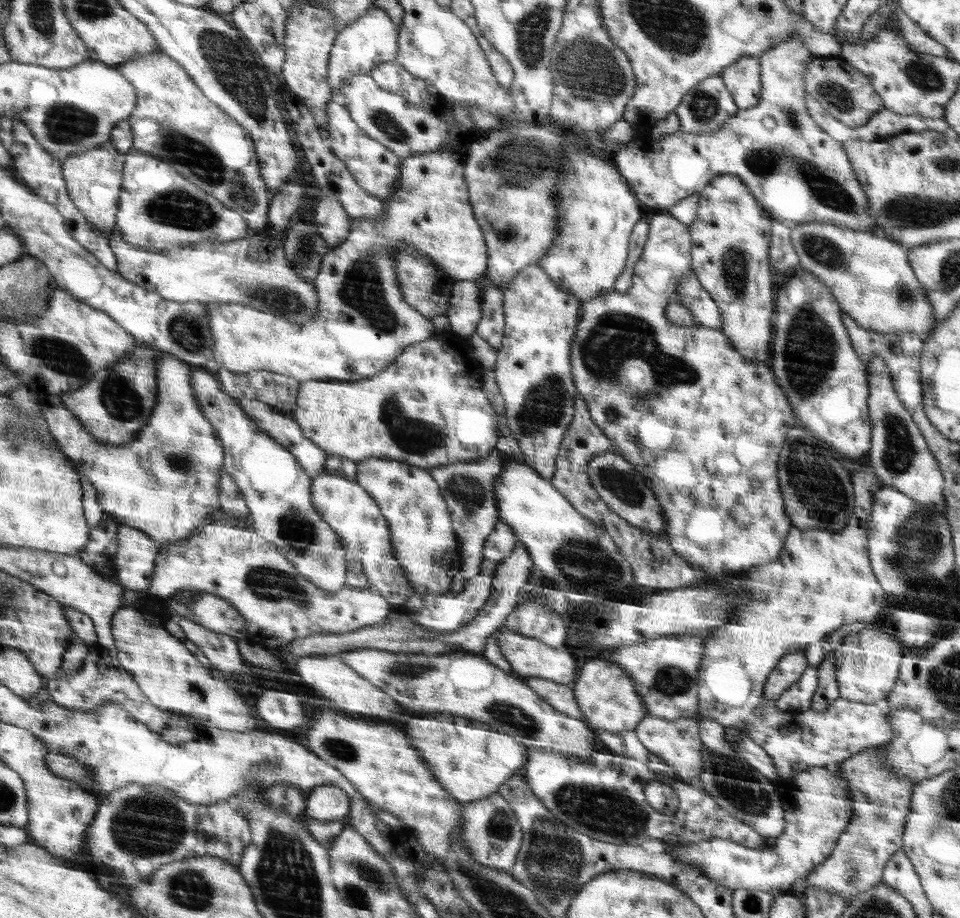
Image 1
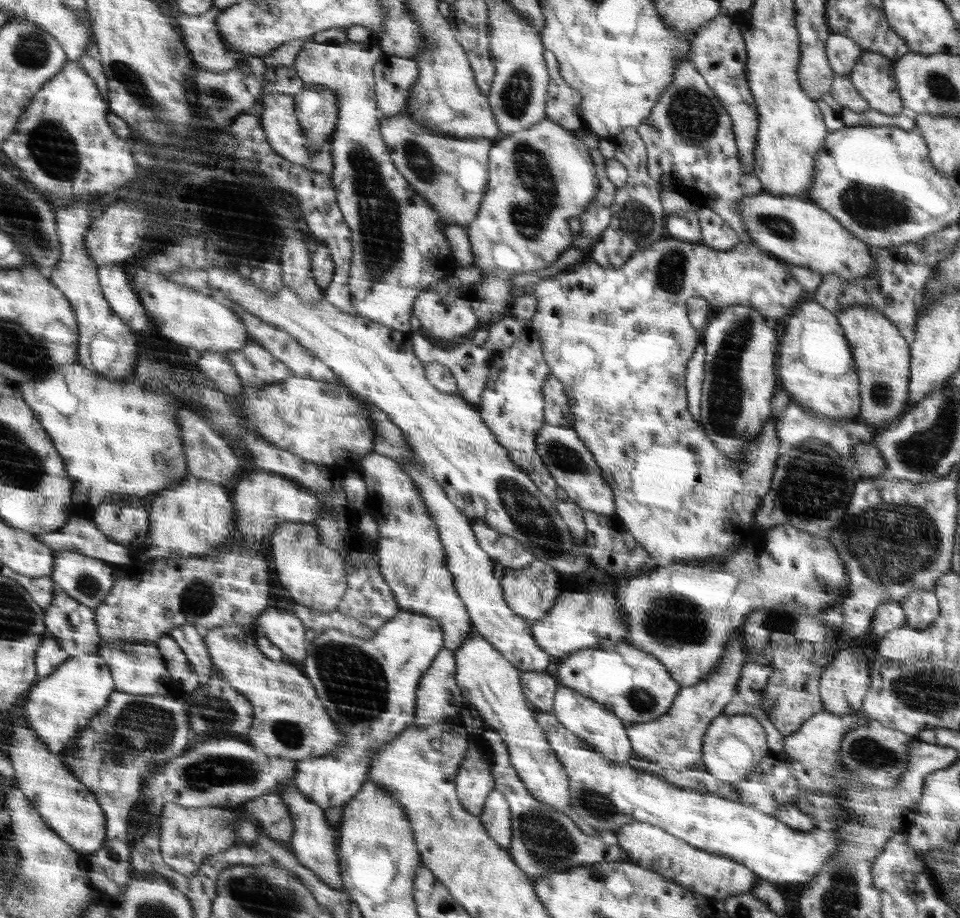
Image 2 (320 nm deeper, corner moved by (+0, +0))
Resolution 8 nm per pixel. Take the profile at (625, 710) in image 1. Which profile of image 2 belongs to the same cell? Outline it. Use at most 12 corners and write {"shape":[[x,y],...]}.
{"shape":[[560,686],[550,712],[610,760],[632,762],[628,724]]}

